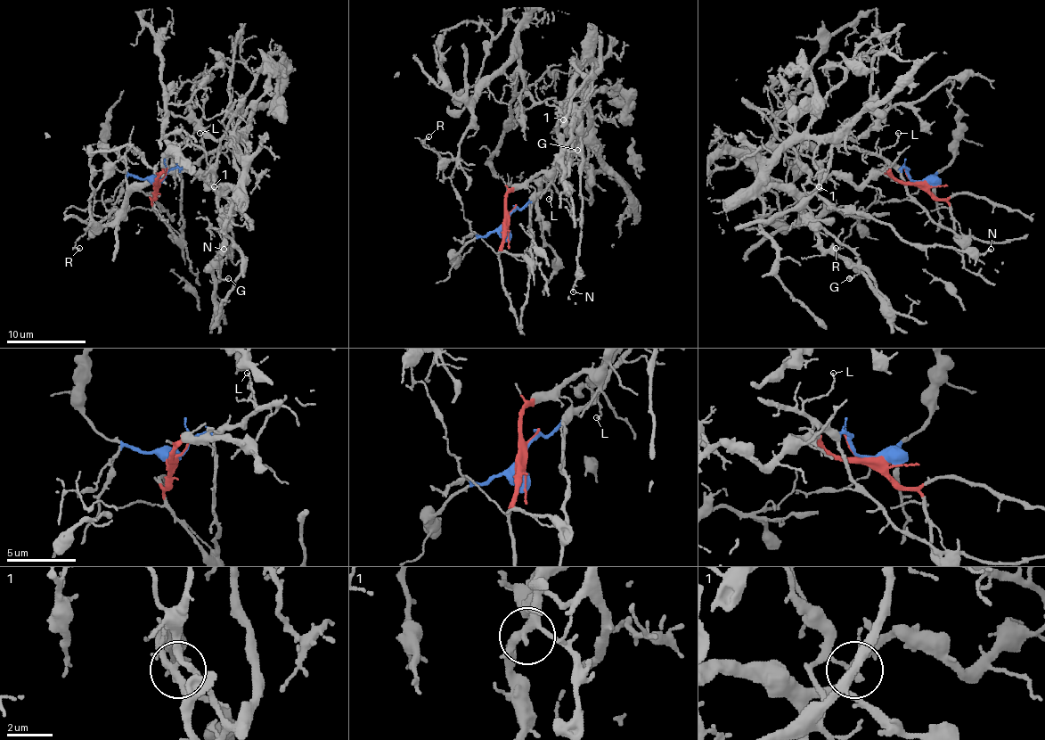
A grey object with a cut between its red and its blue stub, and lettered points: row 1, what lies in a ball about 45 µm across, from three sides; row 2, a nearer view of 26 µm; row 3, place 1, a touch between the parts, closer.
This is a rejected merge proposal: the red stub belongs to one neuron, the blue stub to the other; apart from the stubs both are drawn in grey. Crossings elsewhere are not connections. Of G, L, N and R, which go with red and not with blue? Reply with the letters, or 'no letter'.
N

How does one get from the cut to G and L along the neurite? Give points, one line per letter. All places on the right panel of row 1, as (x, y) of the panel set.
G: (921, 181), (875, 153), (842, 145), (831, 149), (831, 165), (805, 207), (857, 257), (860, 273), (849, 278)
L: (921, 181), (915, 181), (905, 167), (893, 165), (881, 155), (881, 152), (897, 143), (897, 134)

